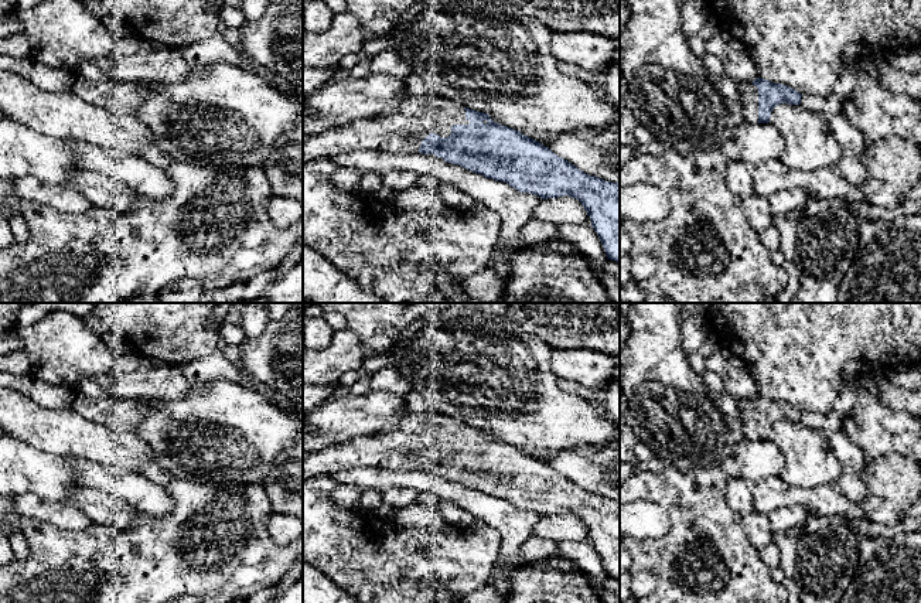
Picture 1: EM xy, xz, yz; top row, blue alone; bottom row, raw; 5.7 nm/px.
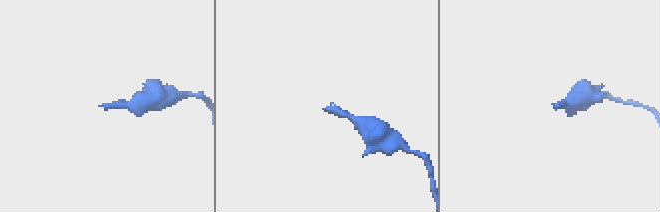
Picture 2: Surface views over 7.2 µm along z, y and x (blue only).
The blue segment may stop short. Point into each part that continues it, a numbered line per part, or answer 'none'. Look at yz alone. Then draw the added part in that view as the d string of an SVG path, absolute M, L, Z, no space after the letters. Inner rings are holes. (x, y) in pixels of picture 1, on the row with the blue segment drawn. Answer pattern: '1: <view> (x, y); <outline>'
1: yz (749, 94); M753 82L740 84L741 113L747 122L758 122L758 89Z

